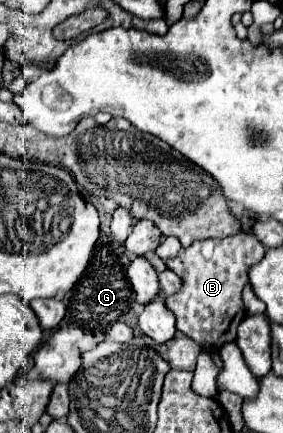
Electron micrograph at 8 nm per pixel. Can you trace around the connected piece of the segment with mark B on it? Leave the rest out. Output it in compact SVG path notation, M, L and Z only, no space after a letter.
M236 233L222 239L194 241L176 257L166 259L166 267L182 279L182 287L164 299L176 317L176 329L200 347L220 349L236 339L236 327L244 317L242 289L248 283L246 269L264 257L264 247L250 233Z

